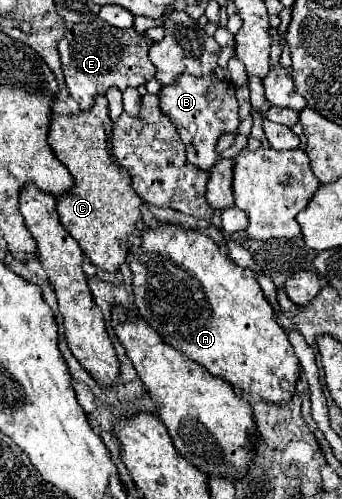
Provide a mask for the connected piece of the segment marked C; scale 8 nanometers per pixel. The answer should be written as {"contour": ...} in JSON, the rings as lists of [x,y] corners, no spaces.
{"contour":[[[99,96],[95,98],[95,106],[87,112],[69,114],[69,116],[51,116],[51,134],[49,144],[53,148],[55,158],[71,172],[73,176],[73,188],[57,198],[57,210],[61,224],[67,228],[67,232],[79,242],[81,250],[87,254],[87,258],[101,270],[115,272],[127,256],[127,240],[131,234],[137,232],[137,222],[141,222],[141,198],[131,188],[131,178],[127,170],[119,164],[115,164],[115,158],[111,154],[111,118],[107,110],[107,98]]]}

